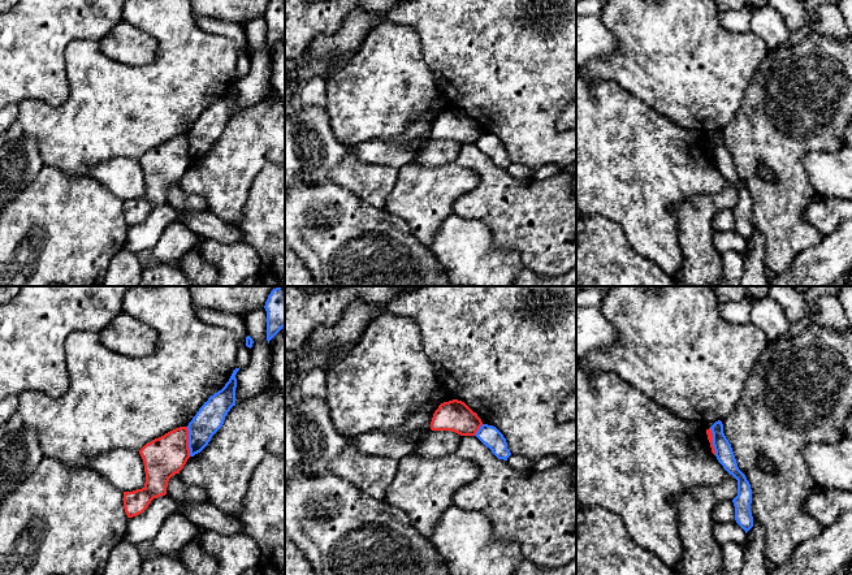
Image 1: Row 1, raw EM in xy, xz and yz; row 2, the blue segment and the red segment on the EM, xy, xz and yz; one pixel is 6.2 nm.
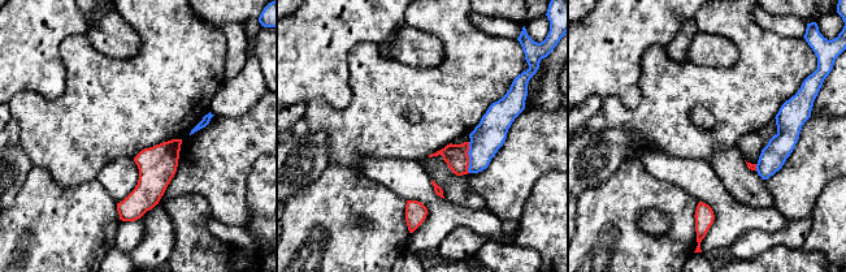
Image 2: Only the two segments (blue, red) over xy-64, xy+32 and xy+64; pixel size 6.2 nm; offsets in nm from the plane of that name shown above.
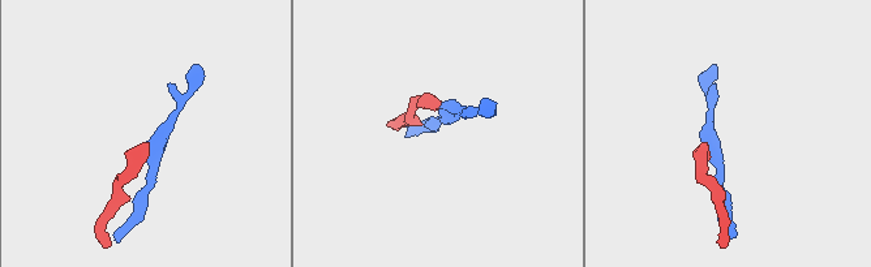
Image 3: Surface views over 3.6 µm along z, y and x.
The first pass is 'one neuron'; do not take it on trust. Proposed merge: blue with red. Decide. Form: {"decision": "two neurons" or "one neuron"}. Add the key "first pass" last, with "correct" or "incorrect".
{"decision": "two neurons", "first pass": "incorrect"}

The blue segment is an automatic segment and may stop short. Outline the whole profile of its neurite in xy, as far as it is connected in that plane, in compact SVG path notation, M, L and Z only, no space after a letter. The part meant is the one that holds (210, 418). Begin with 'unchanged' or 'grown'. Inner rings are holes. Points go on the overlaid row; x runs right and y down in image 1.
unchanged; M235 368L225 386L211 395L189 423L190 457L200 453L211 441L212 436L222 427L225 416L235 406Z

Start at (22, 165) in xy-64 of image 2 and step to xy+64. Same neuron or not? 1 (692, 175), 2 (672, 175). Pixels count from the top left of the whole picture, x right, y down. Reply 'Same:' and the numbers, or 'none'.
Same: 1, 2

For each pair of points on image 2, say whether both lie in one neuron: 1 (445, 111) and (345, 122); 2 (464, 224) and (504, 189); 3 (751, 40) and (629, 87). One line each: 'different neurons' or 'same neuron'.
1: same neuron
2: different neurons
3: different neurons

